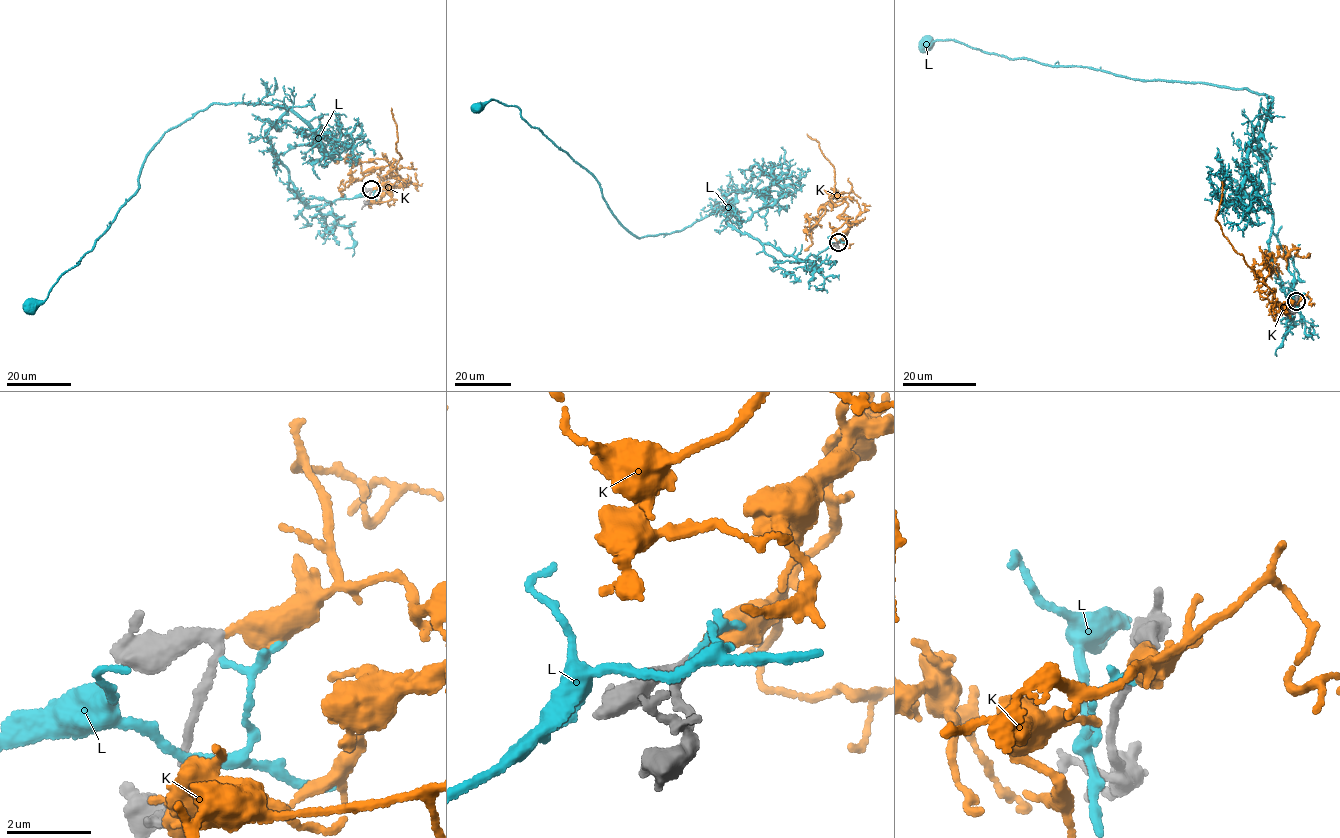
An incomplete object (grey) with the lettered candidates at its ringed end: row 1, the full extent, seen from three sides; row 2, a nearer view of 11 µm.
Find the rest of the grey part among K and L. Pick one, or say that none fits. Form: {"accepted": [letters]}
{"accepted": ["K"]}

